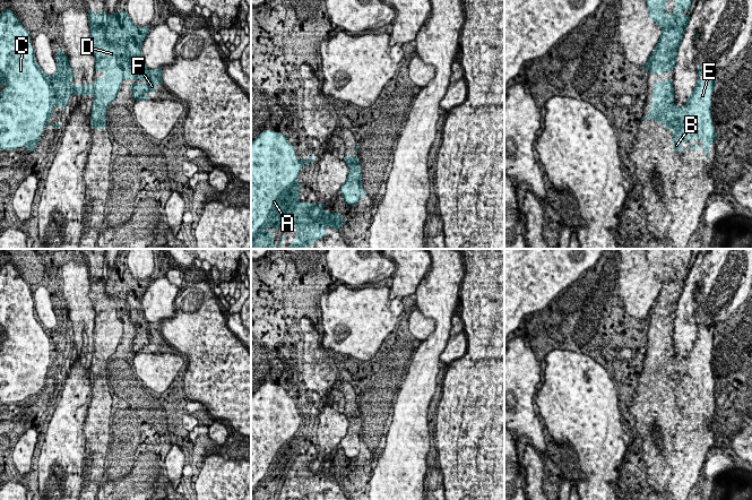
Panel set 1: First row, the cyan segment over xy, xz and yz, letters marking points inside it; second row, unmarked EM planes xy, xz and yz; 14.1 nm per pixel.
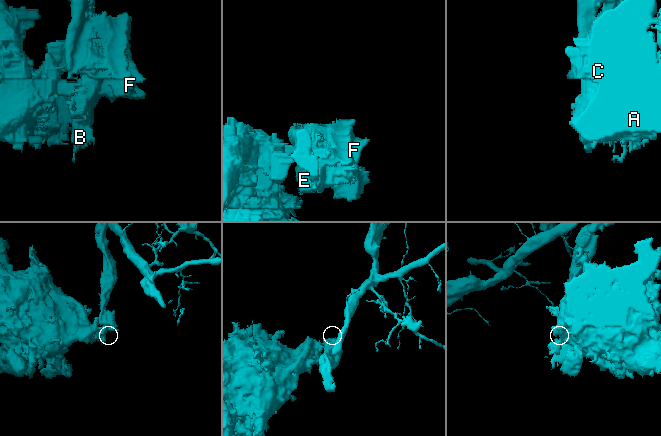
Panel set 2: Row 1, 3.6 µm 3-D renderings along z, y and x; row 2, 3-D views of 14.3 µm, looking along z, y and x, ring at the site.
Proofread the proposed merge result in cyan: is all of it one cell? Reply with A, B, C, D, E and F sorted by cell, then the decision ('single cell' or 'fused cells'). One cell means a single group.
groups A C / B D E F; fused cells

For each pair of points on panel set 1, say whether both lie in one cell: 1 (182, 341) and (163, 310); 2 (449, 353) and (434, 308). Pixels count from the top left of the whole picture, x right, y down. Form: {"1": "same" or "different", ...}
{"1": "different", "2": "different"}

